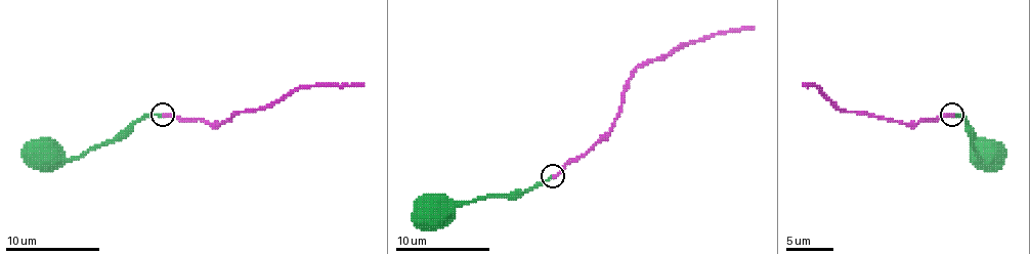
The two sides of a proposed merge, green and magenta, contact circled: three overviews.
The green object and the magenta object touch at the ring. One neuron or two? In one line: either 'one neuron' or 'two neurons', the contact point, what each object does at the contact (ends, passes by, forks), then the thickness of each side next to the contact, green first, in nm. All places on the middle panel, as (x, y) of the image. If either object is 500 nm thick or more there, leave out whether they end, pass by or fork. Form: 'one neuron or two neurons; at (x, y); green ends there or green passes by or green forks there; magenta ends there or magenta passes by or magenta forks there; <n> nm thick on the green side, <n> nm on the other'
two neurons; at (553, 176); green ends there; magenta ends there; 200 nm thick on the green side, 190 nm on the other

